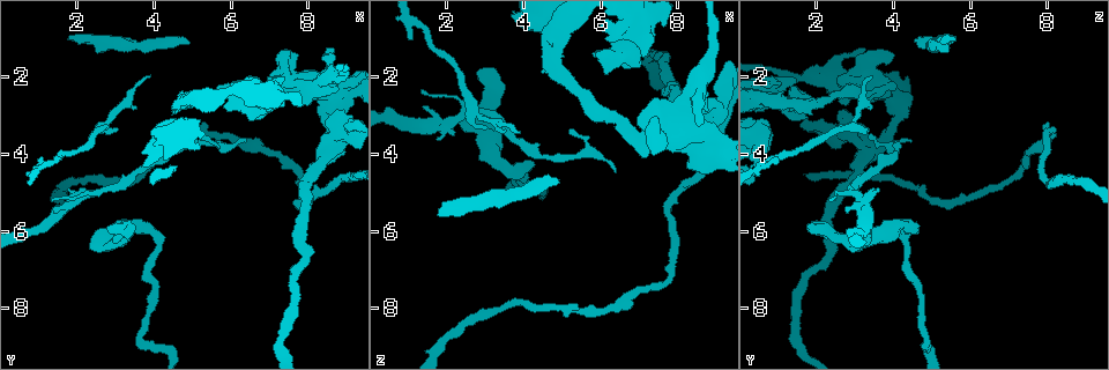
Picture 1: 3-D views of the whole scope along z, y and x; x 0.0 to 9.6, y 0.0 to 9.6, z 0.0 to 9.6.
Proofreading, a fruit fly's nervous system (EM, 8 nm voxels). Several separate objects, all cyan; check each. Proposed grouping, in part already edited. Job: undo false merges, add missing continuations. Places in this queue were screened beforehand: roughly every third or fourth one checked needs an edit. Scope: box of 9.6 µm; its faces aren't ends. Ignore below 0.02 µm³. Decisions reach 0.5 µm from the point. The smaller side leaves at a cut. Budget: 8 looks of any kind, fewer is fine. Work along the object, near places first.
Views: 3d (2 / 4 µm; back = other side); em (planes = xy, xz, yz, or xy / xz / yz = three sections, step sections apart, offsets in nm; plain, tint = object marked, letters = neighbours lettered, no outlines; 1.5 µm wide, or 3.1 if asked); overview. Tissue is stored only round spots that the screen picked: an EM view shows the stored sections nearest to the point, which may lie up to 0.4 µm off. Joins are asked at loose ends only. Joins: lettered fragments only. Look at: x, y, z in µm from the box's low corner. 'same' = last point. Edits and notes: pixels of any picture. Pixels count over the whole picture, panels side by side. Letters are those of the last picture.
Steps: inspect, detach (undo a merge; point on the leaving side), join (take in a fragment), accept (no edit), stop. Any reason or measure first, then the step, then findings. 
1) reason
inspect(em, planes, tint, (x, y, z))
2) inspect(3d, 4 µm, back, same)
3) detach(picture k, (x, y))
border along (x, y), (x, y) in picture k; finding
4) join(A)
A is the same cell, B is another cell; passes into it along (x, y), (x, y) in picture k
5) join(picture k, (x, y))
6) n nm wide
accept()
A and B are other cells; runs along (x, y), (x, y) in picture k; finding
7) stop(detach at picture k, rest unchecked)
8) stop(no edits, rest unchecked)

free end
inspect(em, planes, letters, (7.05, 2.20, 1.45))

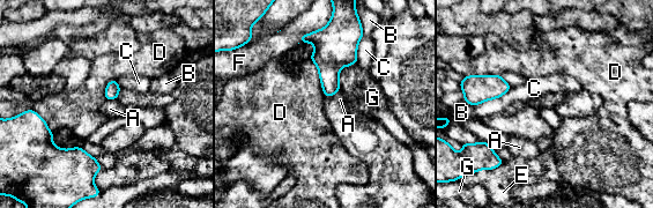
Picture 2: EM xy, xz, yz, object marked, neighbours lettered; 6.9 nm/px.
C touches over 300 nm
accept()
A, B, C, D, E, F and G are other cells; none of them fits

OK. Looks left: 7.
free end
inspect(3d, 4 µm, (1.80, 1.10, 5.55))

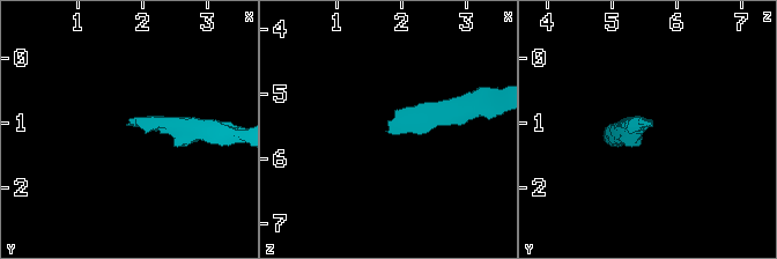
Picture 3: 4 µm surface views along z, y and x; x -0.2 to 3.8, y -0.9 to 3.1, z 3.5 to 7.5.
shape alone is not enough
inspect(em, planes, letters, (1.75, 1.00, 5.60))

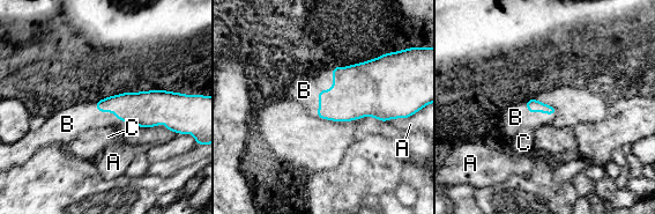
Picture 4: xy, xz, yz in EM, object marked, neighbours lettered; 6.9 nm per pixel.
join(B)
B is the same cell, A and C are other cells; passes into it along (358, 90), (324, 90), (304, 90) in picture 4; the cell continues

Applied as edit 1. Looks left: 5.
stops while still wide
inspect(3d, 2 µm, (7.00, 2.05, 3.15))

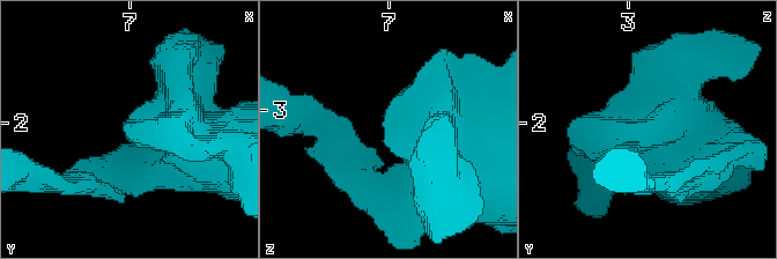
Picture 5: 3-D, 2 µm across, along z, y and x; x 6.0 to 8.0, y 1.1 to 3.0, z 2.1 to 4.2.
need the tissue
inspect(em, xz, step 4, letters, (6.98, 2.00, 3.16))

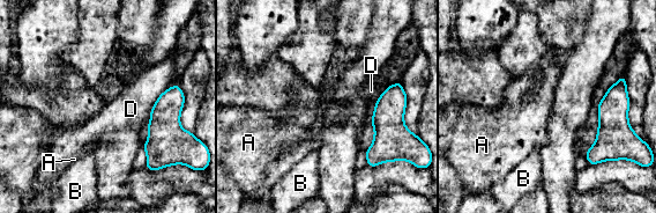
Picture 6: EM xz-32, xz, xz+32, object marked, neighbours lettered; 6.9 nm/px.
inspect(em, planes, letters, same)

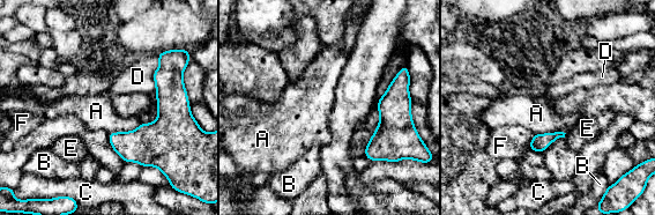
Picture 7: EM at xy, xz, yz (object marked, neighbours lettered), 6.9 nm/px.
accept()
A, B, C, D, E and F are other cells; border along (141, 124), (129, 131), (109, 134) in picture 7; none of them fits

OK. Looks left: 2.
stop(join at picture 4, rest unchecked)

